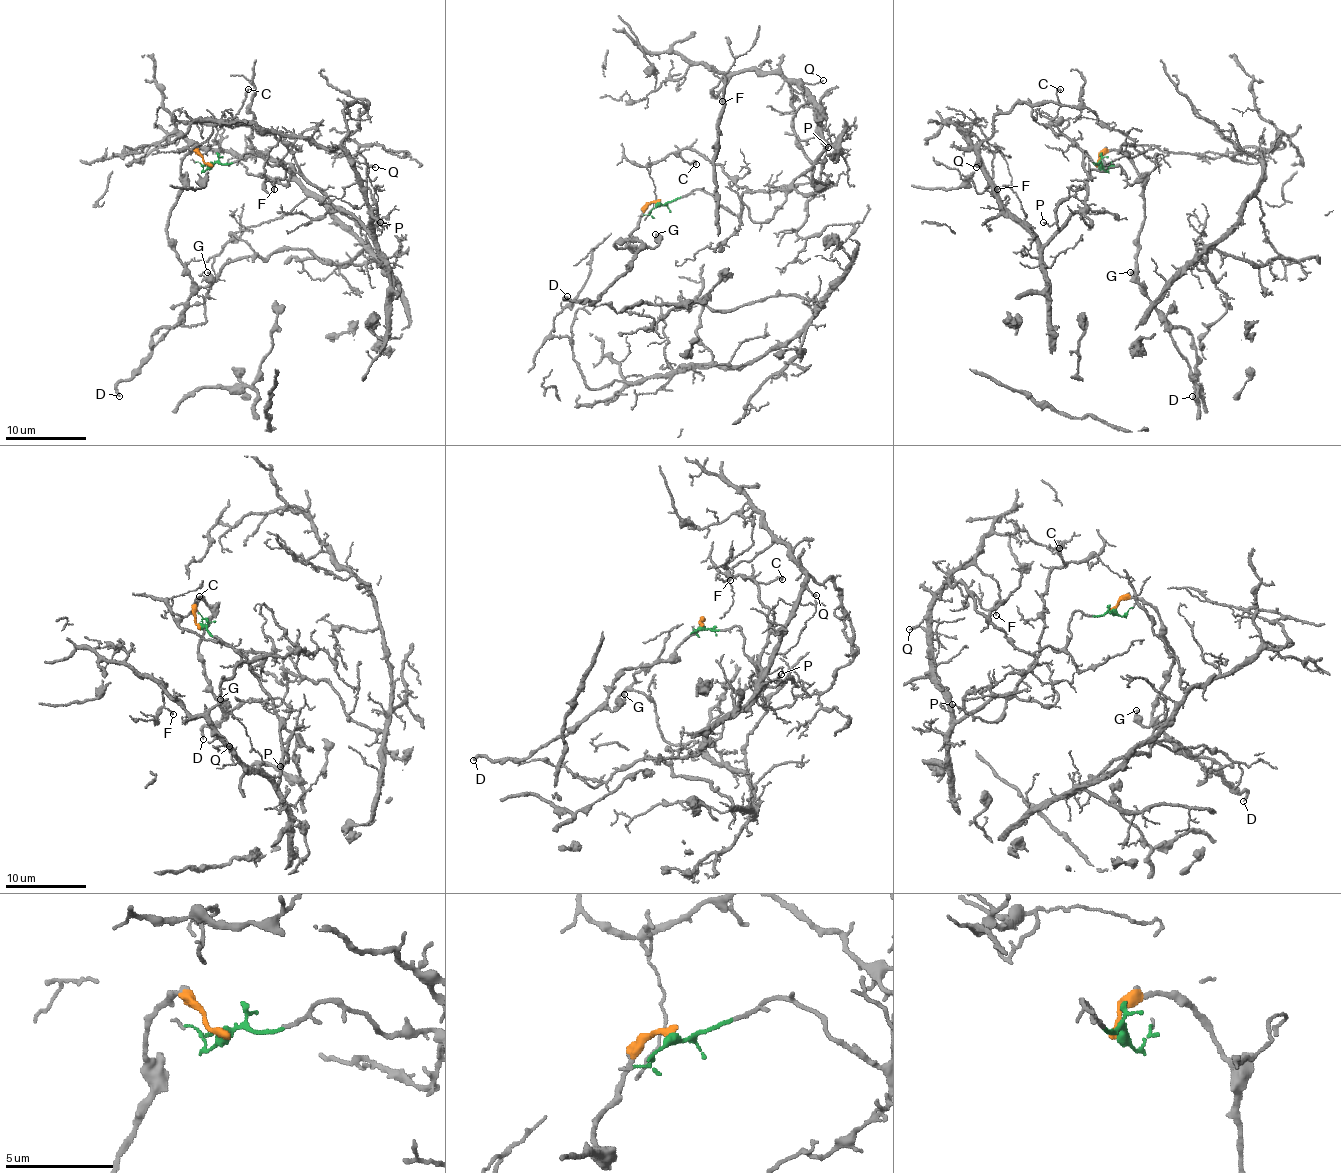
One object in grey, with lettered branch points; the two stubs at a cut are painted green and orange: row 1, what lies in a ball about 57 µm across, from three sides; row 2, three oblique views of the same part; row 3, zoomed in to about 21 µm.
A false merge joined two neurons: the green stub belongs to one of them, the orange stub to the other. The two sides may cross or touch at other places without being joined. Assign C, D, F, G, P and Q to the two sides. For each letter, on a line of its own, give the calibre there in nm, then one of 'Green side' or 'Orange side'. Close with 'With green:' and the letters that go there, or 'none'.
C: Thickness 190 nm. Green side
D: Thickness 200 nm. Orange side
F: Thickness 100 nm. Green side
G: Thickness 240 nm. Orange side
P: Thickness 110 nm. Green side
Q: Thickness 140 nm. Green side
With green: C, F, P, Q

